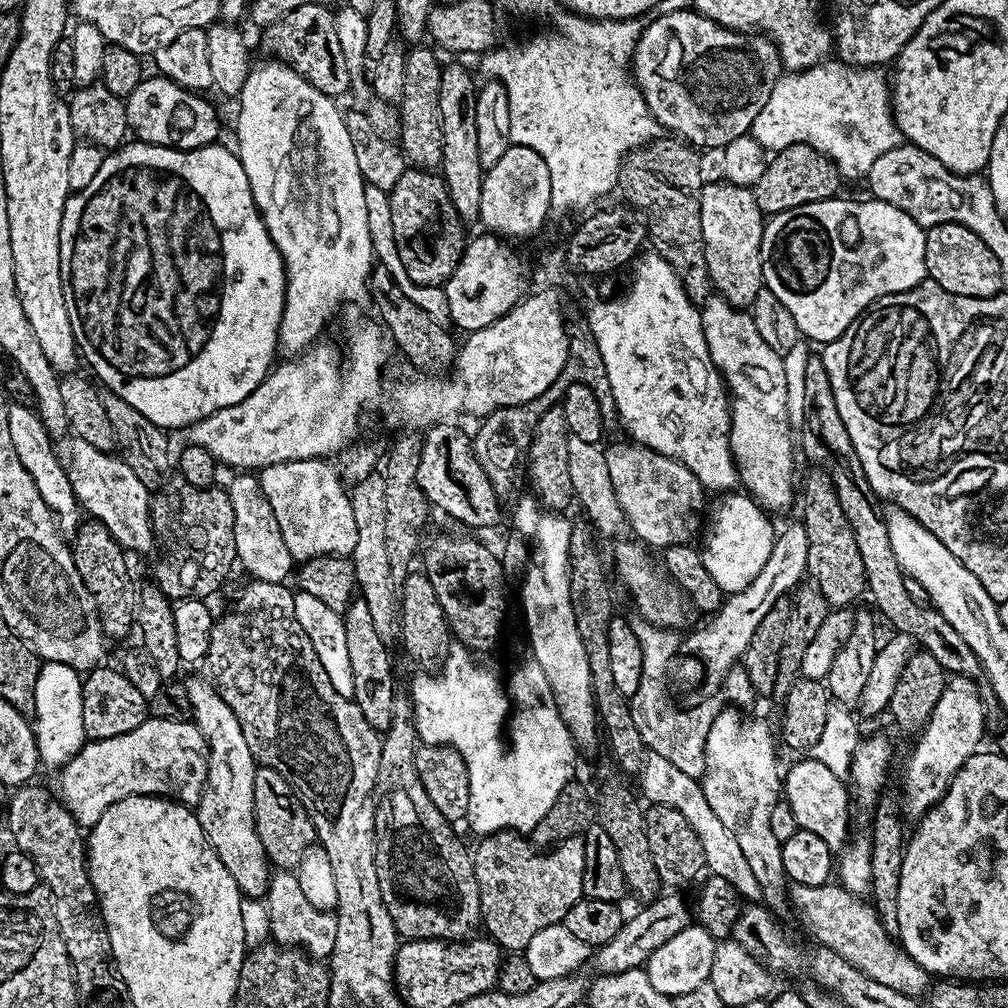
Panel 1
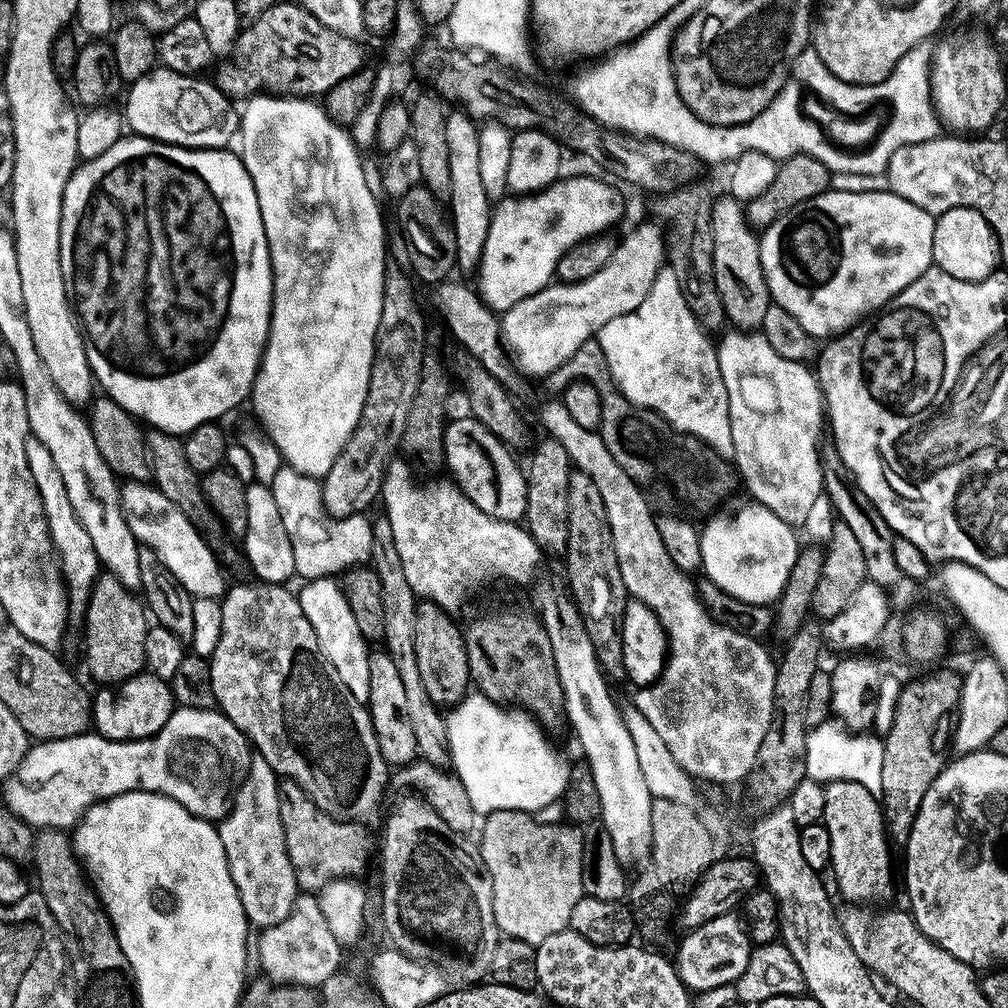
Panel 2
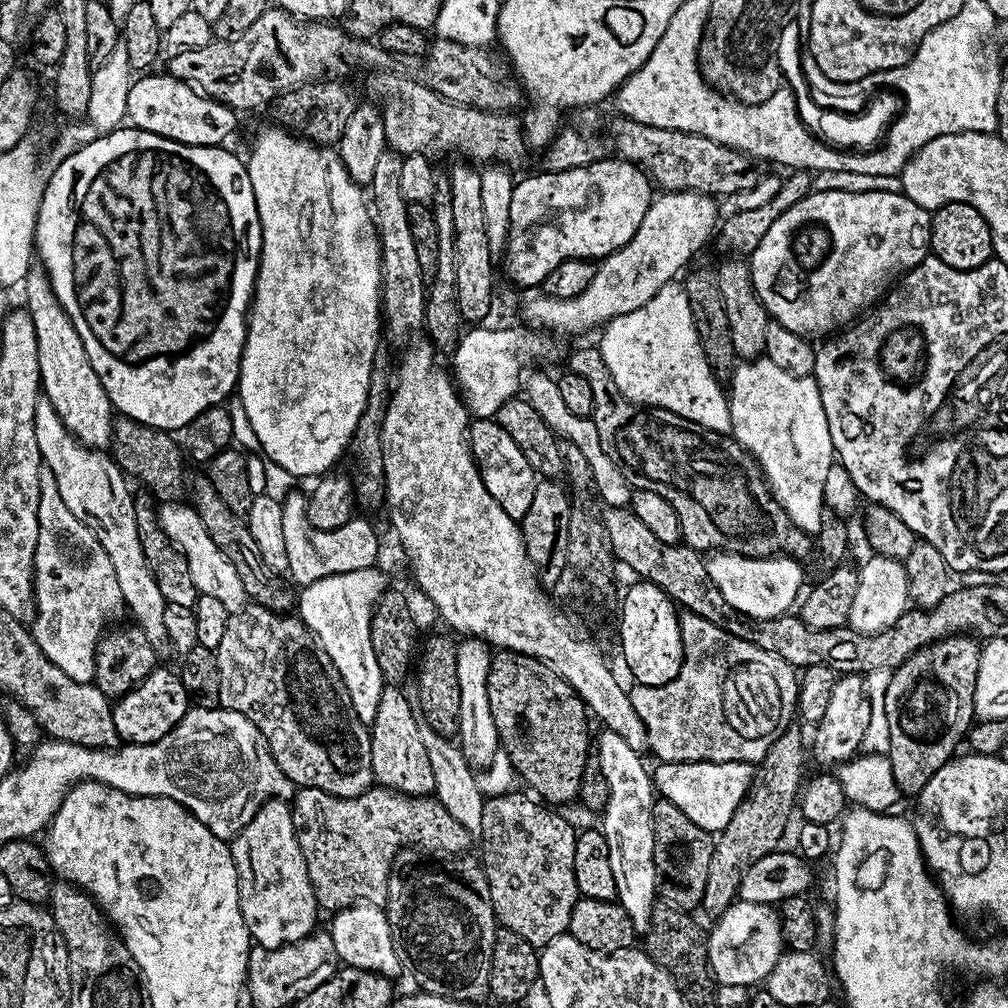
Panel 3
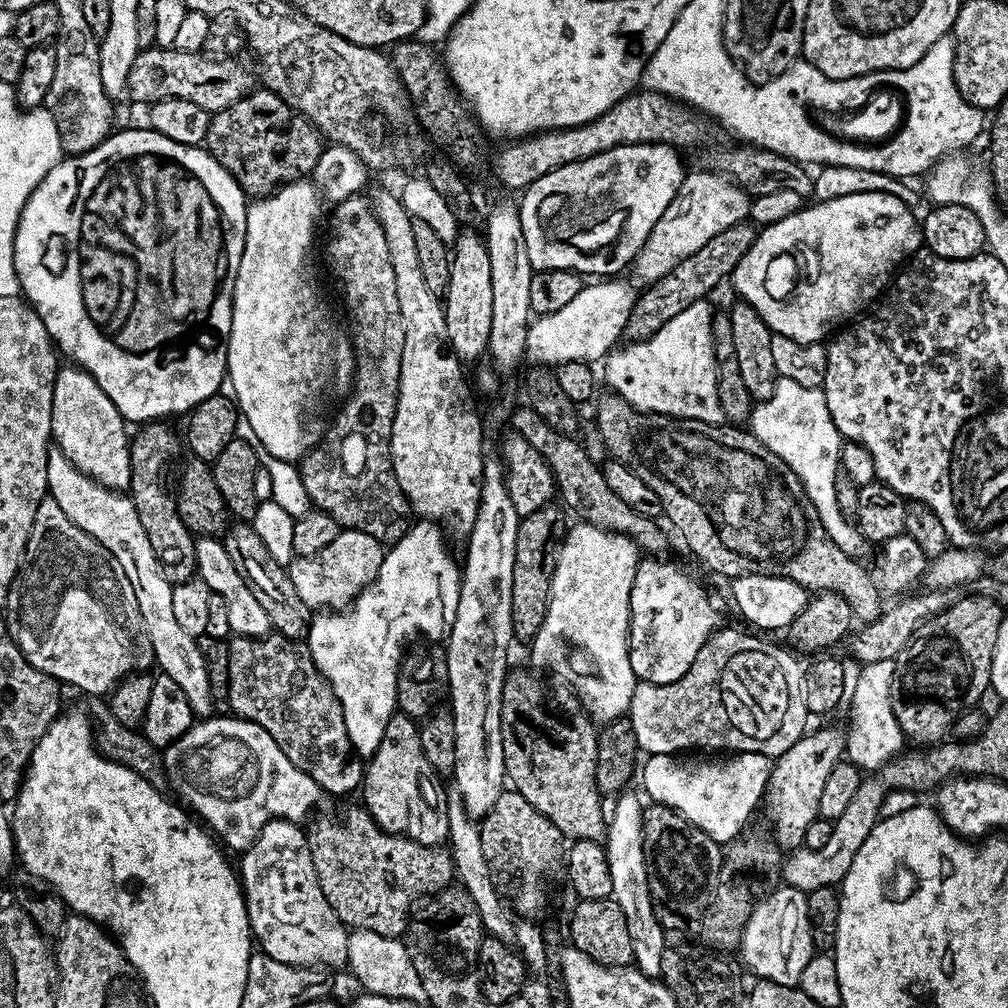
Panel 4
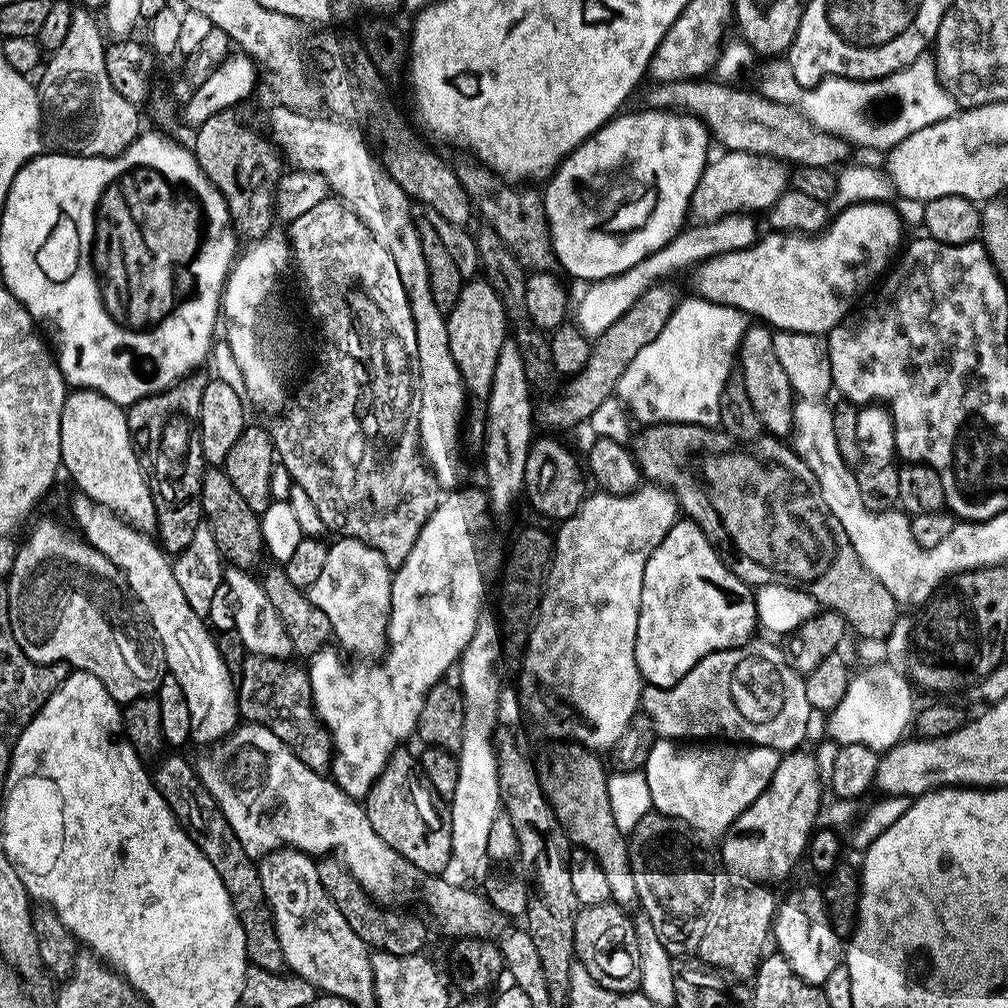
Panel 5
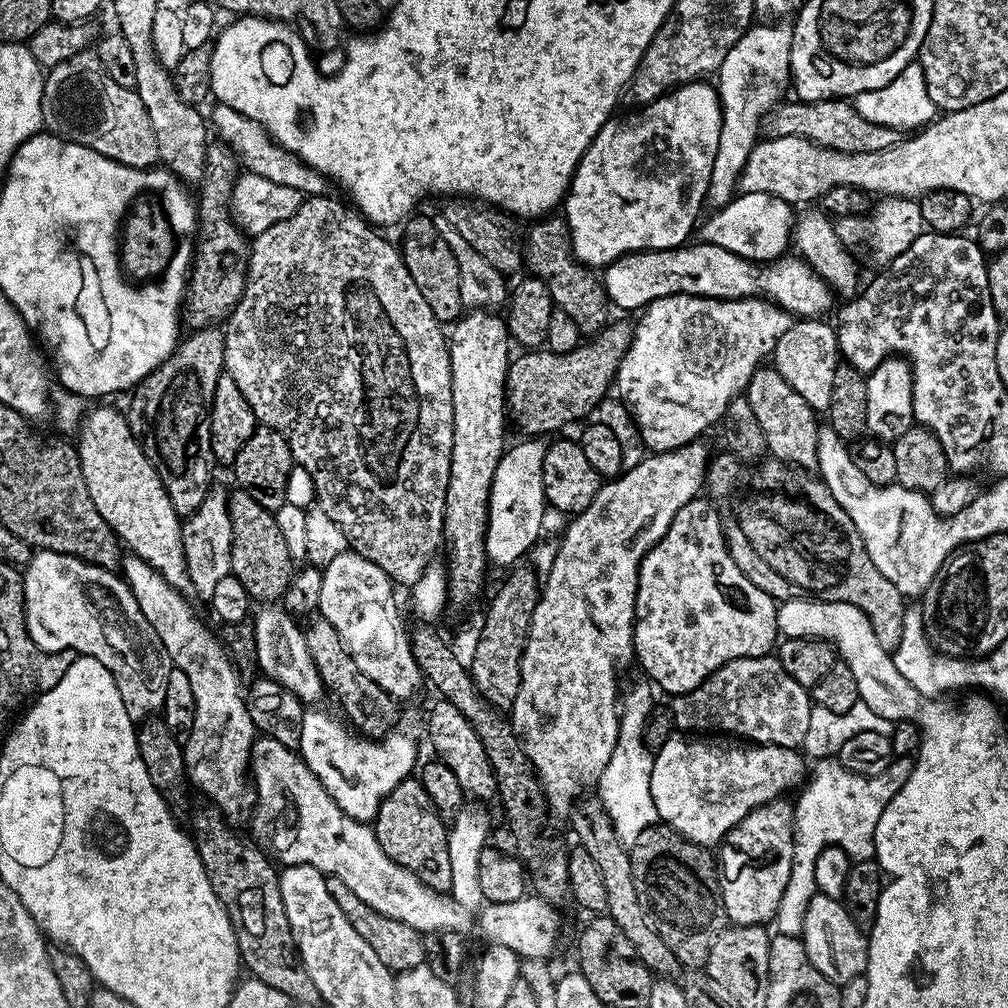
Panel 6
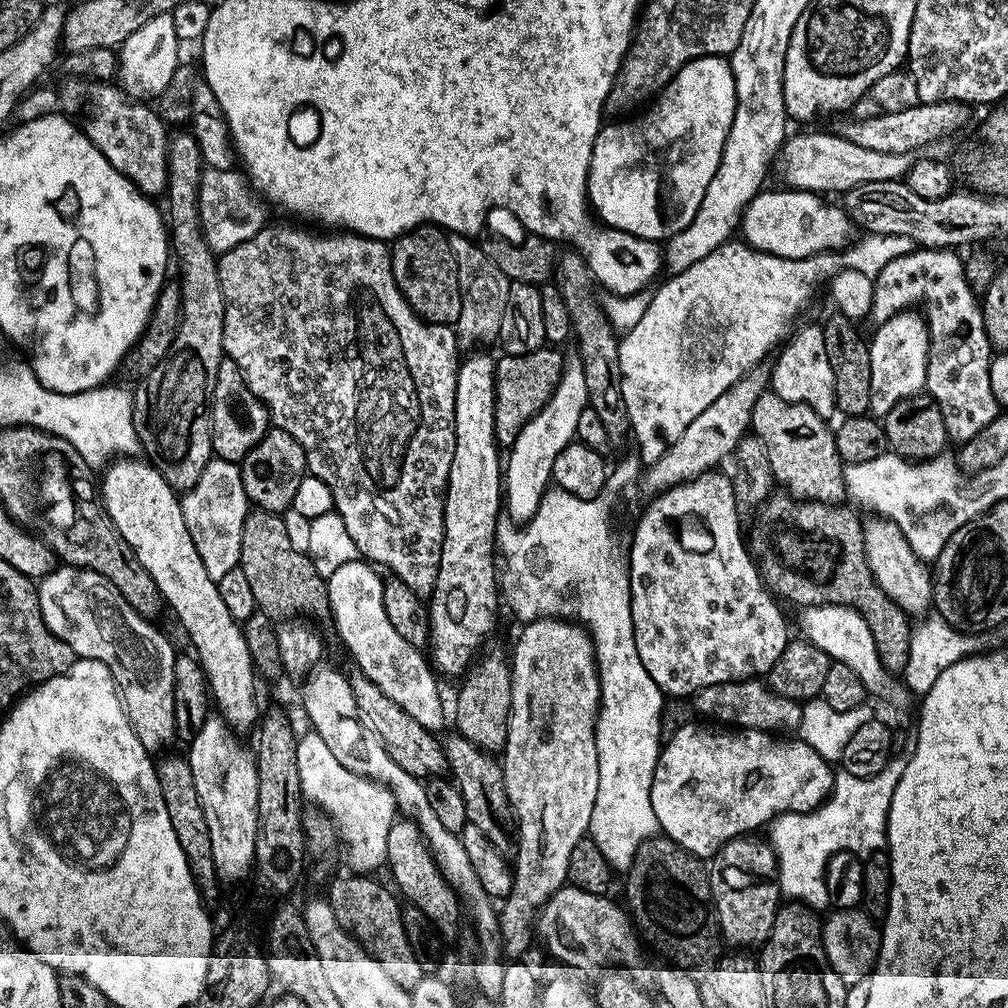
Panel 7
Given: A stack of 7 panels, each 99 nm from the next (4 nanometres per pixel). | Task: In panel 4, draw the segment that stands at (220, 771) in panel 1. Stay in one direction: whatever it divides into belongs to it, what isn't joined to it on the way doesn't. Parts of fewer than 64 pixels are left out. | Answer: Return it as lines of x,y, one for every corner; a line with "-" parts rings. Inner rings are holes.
272,820
239,860
238,879
248,911
248,926
252,929
259,951
278,962
299,968
323,966
325,969
343,969
348,963
349,929
338,918
338,914
334,914
330,902
326,902
326,894
322,894
322,886
318,886
318,874
314,870
314,858
310,858
305,829
291,820

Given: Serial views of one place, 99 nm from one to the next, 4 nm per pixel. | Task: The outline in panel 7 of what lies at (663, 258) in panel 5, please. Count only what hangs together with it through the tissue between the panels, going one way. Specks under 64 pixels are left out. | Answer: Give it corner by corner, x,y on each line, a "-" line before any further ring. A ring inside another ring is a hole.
763,189
748,203
740,223
740,234
744,242
758,251
788,259
805,259
847,247
854,233
854,225
843,207
826,202
827,199
819,193
781,189

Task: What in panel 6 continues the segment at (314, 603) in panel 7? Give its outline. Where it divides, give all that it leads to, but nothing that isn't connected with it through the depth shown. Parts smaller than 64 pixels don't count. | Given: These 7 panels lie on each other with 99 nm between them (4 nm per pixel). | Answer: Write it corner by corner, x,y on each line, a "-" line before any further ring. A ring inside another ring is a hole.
239,490
229,495
228,528
232,531
230,546
231,575
246,586
249,597
256,602
276,602
288,591
294,575
294,561
290,550
286,550
286,541
282,539
282,530
278,530
276,514
266,506
258,506
250,494

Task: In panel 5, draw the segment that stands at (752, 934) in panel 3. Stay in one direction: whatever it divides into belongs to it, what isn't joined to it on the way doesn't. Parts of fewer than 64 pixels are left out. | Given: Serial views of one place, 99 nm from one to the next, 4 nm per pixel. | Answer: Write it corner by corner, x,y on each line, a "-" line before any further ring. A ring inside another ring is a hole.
819,887
796,888
788,897
779,901
776,919
770,933
777,944
779,955
788,959
794,974
807,984
822,986
830,973
844,958
845,941
835,932
828,917
828,908
824,905
823,894

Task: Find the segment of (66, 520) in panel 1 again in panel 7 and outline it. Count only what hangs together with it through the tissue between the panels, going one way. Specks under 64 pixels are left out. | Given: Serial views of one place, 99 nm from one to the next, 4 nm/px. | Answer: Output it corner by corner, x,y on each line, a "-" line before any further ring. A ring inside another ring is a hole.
57,566
53,568
49,576
39,581
38,587
36,588
36,597
40,603
40,613
46,622
46,626
50,630
50,634
54,634
60,640
64,640
66,646
70,646
70,650
74,650
79,659
97,660
108,667
110,674
114,678
116,687
120,690
120,699
124,702
124,709
128,715
128,721
132,723
134,734
138,734
138,742
142,742
142,746
145,750
147,750
149,754
156,754
164,750
159,750
159,748
166,747
171,740
175,741
177,734
176,727
174,726
174,662
176,661
178,652
177,649
172,649
171,642
152,625
155,623
153,623
151,619
139,616
134,610
134,606
130,606
130,602
126,602
126,598
122,598
122,594
118,594
118,586
114,586
114,582
110,582
102,574
98,574
97,572
86,572
83,568
74,568
71,566

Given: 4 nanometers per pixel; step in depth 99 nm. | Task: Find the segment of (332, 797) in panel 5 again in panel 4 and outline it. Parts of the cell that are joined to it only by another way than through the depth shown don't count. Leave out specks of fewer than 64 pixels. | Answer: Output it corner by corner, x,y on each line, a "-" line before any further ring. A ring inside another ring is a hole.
213,714
193,723
192,729
181,740
175,740
170,747
163,749
162,759
171,791
176,791
185,805
192,804
191,811
219,837
225,849
233,848
236,854
242,854
270,821
307,821
308,811
319,802
322,790
318,782
310,778
310,774
298,770
298,766
294,766
294,762
282,754
282,746
278,746
278,742
274,742
274,738
270,738
262,726
232,714
227,715

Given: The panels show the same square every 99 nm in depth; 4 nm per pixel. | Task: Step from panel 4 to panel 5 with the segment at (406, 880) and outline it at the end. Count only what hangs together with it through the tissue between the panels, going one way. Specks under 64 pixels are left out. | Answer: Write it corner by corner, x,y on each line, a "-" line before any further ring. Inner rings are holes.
320,858
316,860
316,869
318,870
318,878
322,882
322,886
326,890
326,894
330,899
335,902
335,904
338,906
338,910
342,910
342,914
346,918
346,922
350,922
350,930
354,930
354,934
358,934
358,938
362,938
362,942
364,944
367,944
369,949
378,951
378,952
389,952
390,954
402,954
403,956
415,956
417,954
423,953
425,951
424,949
424,943
428,940
428,928
426,925
423,924
422,921
419,920
416,916
411,916
408,912
400,912
404,910
397,910
395,907
392,906
381,906
376,903
375,900
372,899
371,896
367,896
366,893
364,893
364,887
361,886
358,881
348,871
346,870
346,866
342,861
340,861
338,858

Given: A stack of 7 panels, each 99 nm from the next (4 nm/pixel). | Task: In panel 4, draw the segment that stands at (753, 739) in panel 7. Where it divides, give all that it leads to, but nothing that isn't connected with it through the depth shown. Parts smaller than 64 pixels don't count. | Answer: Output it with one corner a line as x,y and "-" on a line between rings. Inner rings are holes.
737,752
725,755
725,760
700,760
695,764
692,760
684,760
683,755
648,756
643,761
644,788
648,791
648,800
657,804
665,804
679,816
685,816
693,826
701,828
713,842
727,846
749,827
748,819
752,811
761,807
764,792
768,789
768,779
772,773
773,761
757,752

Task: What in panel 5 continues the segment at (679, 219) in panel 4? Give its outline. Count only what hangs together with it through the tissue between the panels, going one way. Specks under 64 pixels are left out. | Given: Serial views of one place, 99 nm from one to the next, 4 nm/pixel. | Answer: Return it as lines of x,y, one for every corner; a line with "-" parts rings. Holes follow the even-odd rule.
725,151
720,155
724,156
717,160
715,157
705,166
702,178
692,195
690,212
693,217
697,216
697,221
714,221
736,213
756,214
759,208
767,210
789,187
790,172
783,160
749,152

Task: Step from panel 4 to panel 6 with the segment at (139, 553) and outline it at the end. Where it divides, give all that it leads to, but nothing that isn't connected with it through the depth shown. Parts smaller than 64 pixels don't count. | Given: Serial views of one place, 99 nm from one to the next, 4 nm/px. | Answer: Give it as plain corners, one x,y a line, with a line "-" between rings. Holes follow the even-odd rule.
131,554
123,557
122,576
132,587
142,614
146,614
146,622
154,626
154,634
158,634
166,654
173,665
182,670
186,678
190,678
190,690
194,690
194,726
182,744
187,779
193,789
201,788
229,821
236,822
240,812
247,813
254,804
254,792
248,775
252,741
258,736
242,688
240,692
241,677
233,668
223,644
213,633
211,636
204,629
203,622
196,617
181,589
170,586
158,570

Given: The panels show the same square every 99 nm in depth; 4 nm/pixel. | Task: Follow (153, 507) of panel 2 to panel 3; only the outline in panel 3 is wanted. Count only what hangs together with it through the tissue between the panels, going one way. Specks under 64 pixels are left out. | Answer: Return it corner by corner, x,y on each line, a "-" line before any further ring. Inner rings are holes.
164,502
159,505
158,515
162,530
168,536
169,545
180,549
190,566
190,578
194,578
194,586
197,593
204,594
209,591
208,580
216,580
210,588
211,595
226,606
229,614
240,612
249,603
246,590
242,587
242,578
238,578
238,570
234,570
230,558
222,554
218,546
214,546
214,538
206,530
202,518
196,513
196,509
188,502

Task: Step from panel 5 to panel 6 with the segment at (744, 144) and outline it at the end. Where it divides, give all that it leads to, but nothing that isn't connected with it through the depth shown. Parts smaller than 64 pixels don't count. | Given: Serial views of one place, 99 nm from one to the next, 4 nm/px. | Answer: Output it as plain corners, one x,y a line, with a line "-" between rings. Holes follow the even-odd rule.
833,98
831,100
798,100
793,99
792,104
789,102
781,102
772,109
770,115
767,117
766,124
767,127
772,127
770,130
772,136
797,136
798,138
806,138
810,142
814,142
818,146
826,146
827,148
833,148
839,152
849,152
850,154
862,154
863,152
873,152
874,150
886,150
890,146
894,146
902,139
902,132
896,128
891,128
890,126
878,125
875,122
868,122
866,118
862,118
862,115
858,113
855,105
844,98

